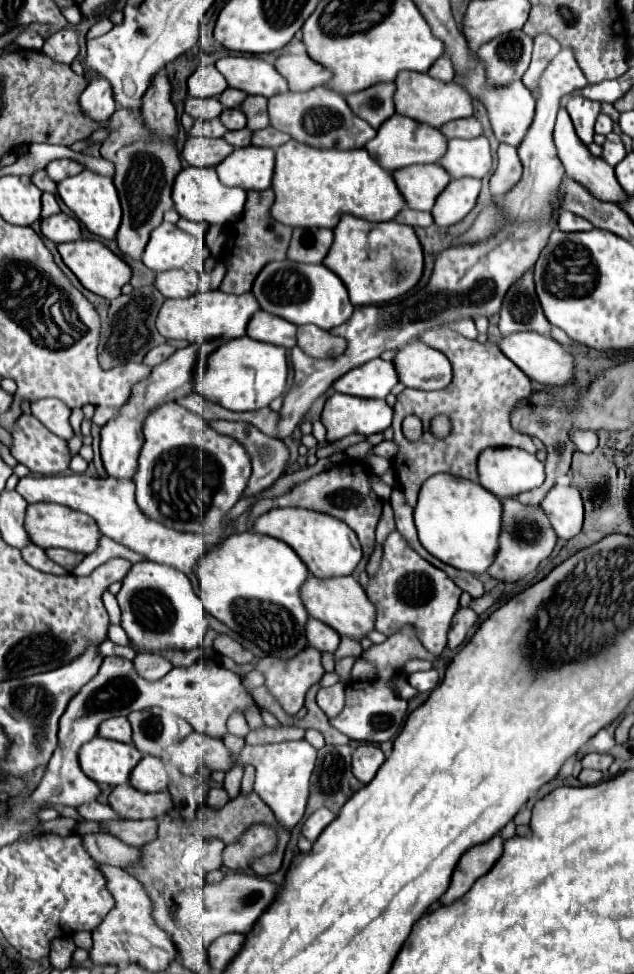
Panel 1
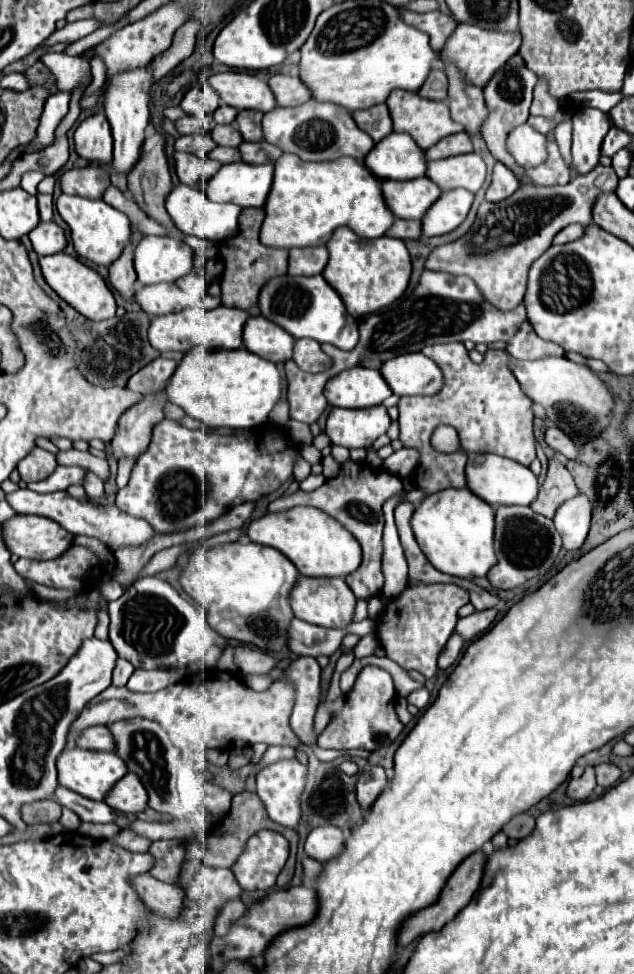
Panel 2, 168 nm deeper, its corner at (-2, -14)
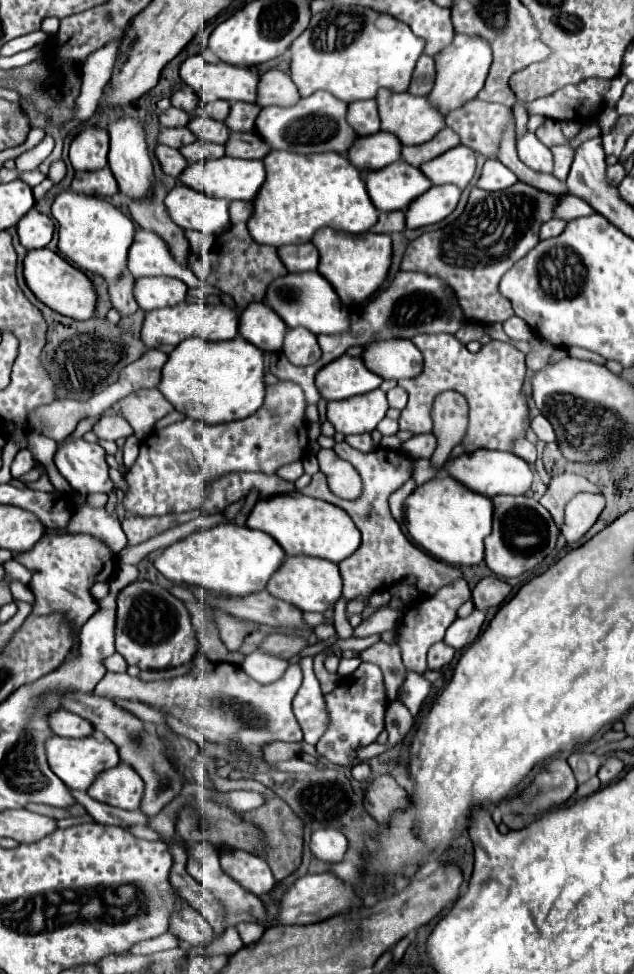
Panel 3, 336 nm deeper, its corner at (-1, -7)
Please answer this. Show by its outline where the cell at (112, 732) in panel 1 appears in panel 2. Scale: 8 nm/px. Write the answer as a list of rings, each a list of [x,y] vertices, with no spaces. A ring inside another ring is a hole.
[[[93,726],[83,730],[83,734],[77,740],[77,746],[85,750],[115,752],[115,738],[111,738],[111,730],[107,726]]]

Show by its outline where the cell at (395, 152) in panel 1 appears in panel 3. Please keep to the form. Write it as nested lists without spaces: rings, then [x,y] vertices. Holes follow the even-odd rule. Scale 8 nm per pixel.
[[[378,131],[374,135],[358,137],[348,151],[348,159],[358,171],[374,171],[398,161],[400,149],[402,145],[392,133]]]

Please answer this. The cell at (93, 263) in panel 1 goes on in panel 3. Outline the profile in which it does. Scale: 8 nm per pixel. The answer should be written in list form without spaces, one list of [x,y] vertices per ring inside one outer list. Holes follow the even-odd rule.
[[[46,247],[28,251],[24,257],[24,279],[26,279],[26,285],[30,287],[30,291],[38,297],[38,301],[42,301],[52,311],[60,311],[60,315],[66,315],[66,317],[78,319],[78,321],[86,321],[94,315],[96,293],[94,293],[90,279],[82,271],[72,267],[58,253],[50,251]]]

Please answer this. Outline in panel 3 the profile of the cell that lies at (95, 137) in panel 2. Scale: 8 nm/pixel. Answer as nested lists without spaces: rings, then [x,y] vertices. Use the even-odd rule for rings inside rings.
[[[90,127],[70,145],[70,161],[76,171],[96,171],[108,165],[108,133]]]

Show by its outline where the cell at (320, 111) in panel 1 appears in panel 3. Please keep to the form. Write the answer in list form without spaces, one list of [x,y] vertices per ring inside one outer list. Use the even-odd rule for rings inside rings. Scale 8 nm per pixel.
[[[316,91],[310,97],[300,99],[292,107],[262,107],[258,119],[256,119],[256,133],[270,143],[272,149],[292,151],[292,153],[346,153],[354,139],[358,137],[354,129],[346,123],[346,109],[348,103],[336,99],[332,93]]]

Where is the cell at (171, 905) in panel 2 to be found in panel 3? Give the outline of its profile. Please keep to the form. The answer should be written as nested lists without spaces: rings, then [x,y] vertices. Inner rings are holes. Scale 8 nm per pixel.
[[[190,905],[184,907],[182,911],[178,911],[178,915],[172,915],[172,919],[170,919],[170,931],[180,941],[190,943],[190,945],[208,945],[214,939],[212,927]]]

